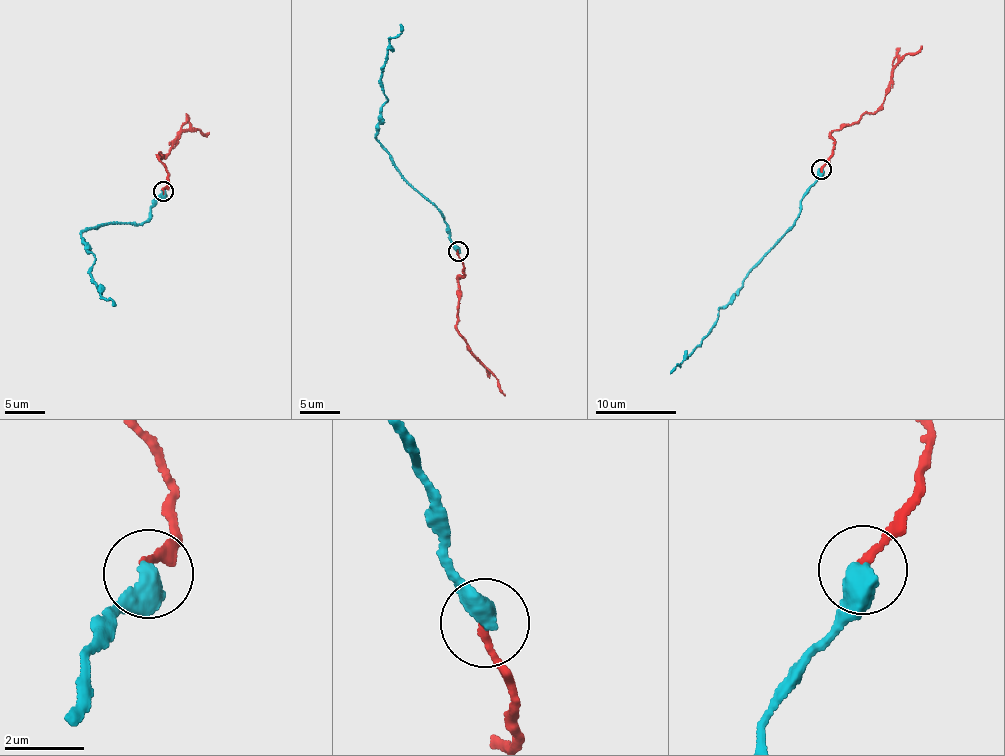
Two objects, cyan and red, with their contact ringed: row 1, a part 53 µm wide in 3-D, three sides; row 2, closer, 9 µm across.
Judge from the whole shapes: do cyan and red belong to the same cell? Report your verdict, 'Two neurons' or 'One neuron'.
Two neurons

